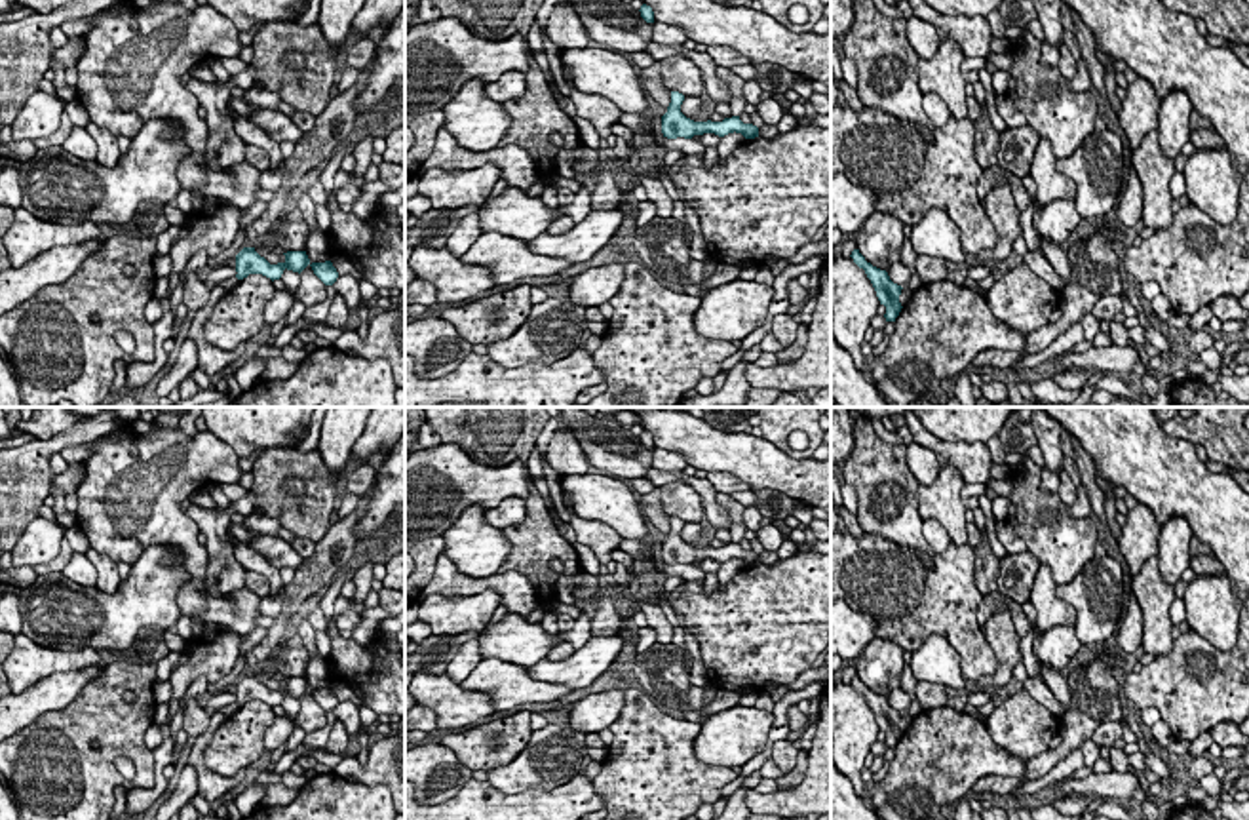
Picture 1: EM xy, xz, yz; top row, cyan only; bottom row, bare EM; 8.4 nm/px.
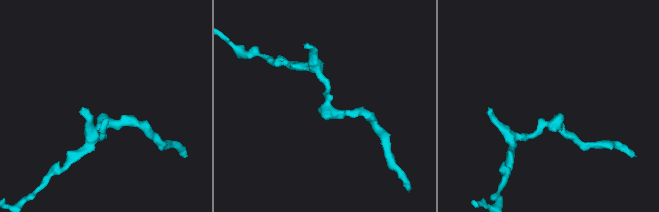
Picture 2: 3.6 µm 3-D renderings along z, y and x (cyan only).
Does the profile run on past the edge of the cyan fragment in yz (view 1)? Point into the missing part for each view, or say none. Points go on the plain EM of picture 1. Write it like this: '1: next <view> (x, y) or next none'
1: next none

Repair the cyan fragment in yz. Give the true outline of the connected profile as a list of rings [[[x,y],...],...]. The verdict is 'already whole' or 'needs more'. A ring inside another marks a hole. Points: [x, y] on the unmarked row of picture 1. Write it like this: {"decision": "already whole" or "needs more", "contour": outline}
{"decision": "already whole", "contour": [[[854,675],[850,683],[859,694],[865,696],[867,704],[871,706],[876,717],[880,731],[886,732],[886,740],[884,740],[886,748],[895,748],[895,744],[903,734],[899,729],[899,721],[903,713],[894,710],[886,696],[880,696],[871,689],[867,689],[865,683],[859,679],[859,675]]]}

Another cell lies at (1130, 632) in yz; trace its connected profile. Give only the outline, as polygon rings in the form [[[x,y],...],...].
[[[1131,592],[1127,615],[1118,626],[1116,637],[1118,647],[1127,654],[1135,653],[1143,643],[1143,628],[1144,628],[1143,611],[1139,607],[1135,594]]]

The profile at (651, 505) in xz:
[[[654,487],[646,495],[637,495],[643,516],[662,533],[669,533],[671,516],[662,508],[662,487]]]

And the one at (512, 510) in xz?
[[[508,497],[496,508],[489,508],[485,512],[485,521],[498,529],[523,523],[525,517],[527,517],[527,502],[521,497]]]

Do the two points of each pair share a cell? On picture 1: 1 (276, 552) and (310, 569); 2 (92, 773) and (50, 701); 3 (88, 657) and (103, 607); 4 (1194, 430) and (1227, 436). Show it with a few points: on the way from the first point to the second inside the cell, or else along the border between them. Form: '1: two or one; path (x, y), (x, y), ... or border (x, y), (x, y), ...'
1: two; border (305, 560), (295, 569)
2: two; border (92, 682), (65, 706), (46, 710), (19, 731)
3: two; border (46, 647), (61, 651), (96, 649)
4: one; path (1202, 430), (1219, 430)

